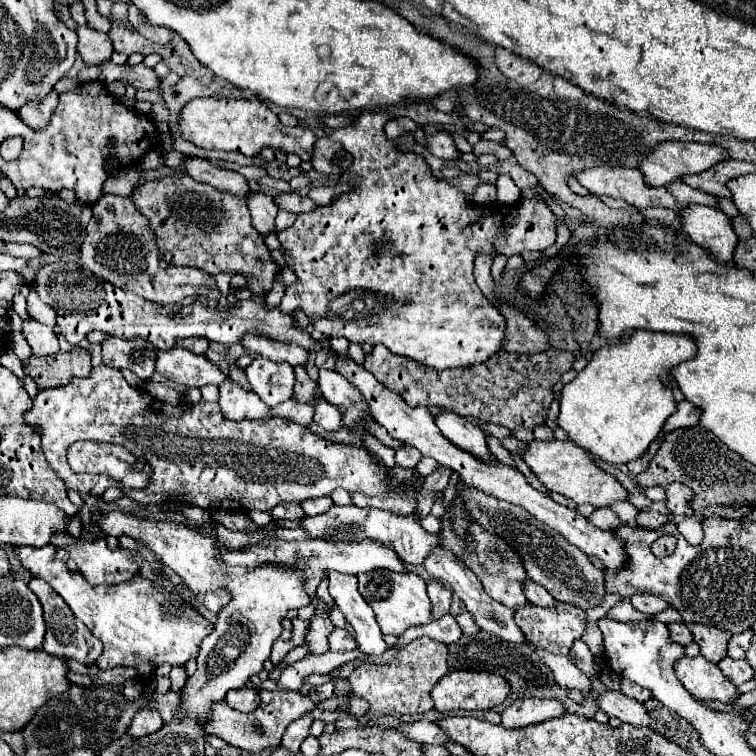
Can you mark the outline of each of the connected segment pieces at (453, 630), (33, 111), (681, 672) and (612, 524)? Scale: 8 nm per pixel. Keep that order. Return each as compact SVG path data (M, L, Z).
M448 614L448 616L440 618L440 620L434 620L434 622L426 624L426 626L416 626L414 630L408 630L406 636L398 638L396 646L406 646L408 642L412 642L418 636L428 636L432 640L452 644L452 642L458 642L462 638L462 628L458 626L456 618L452 614Z
M50 90L50 94L46 94L42 100L30 100L26 102L20 110L18 116L22 118L22 122L26 122L28 126L34 128L42 128L48 124L54 108L58 104L58 92Z
M682 656L674 668L684 688L698 700L718 700L730 704L740 696L740 690L728 676L722 674L718 664L706 660L704 656Z
M598 508L590 518L588 518L594 526L598 526L600 530L614 530L618 528L622 522L618 520L618 516L610 510L610 508Z

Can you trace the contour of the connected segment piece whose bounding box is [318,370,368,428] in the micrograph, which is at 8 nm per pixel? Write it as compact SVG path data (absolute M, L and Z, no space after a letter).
M320 370L318 386L326 402L342 408L344 426L362 428L360 420L368 406L362 402L362 394L358 394L358 390L354 390L354 386L342 374L336 370Z

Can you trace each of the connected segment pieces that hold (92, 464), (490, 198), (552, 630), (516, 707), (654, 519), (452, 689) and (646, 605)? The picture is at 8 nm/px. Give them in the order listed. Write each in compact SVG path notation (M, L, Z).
M78 440L68 448L68 464L74 472L108 474L126 488L145 488L152 469L145 463L140 471L135 471L132 465L136 461L126 448L104 442Z
M482 184L476 194L472 196L476 204L496 204L496 186L494 184Z
M528 604L518 610L514 620L538 648L564 656L568 656L572 642L586 632L584 610L568 604L558 604L552 610Z
M526 698L516 700L502 712L504 728L524 728L542 724L550 718L558 718L564 714L564 706L558 700L542 700L542 698Z
M640 512L636 522L638 522L638 526L642 526L642 528L660 528L662 524L668 522L668 516L658 514L658 512Z
M452 670L440 678L434 686L434 708L438 712L452 712L452 710L490 710L500 706L510 696L510 684L506 678L490 672L476 672L476 670Z
M634 594L634 598L630 598L630 602L632 602L632 606L638 612L644 612L648 616L658 614L658 612L662 612L662 610L668 608L668 602L662 600L662 598L658 598L658 596L654 596L654 594Z

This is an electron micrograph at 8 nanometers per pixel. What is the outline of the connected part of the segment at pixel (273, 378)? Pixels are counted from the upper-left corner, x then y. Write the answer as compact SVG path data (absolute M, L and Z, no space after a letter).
M256 356L254 362L246 368L246 376L252 384L252 390L270 408L294 396L296 374L288 362L274 362L264 356Z

